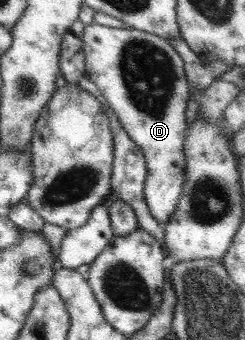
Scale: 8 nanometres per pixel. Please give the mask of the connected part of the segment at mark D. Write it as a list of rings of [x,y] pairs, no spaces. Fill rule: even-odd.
[[[92,22],[84,27],[85,75],[96,83],[103,99],[135,141],[146,161],[145,201],[149,213],[163,225],[177,209],[186,178],[186,107],[191,99],[182,57],[168,40],[126,27],[105,27]]]

